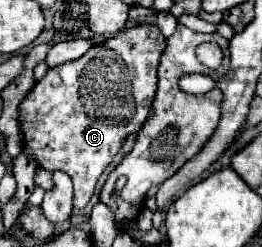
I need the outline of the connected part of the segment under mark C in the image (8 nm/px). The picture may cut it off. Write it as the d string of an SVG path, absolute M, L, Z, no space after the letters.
M140 23L132 29L120 31L116 37L94 45L82 55L78 61L70 61L48 69L46 75L32 87L28 97L20 105L20 127L24 133L24 141L28 151L36 157L38 165L46 171L66 171L74 181L74 207L84 209L90 195L94 193L96 181L106 169L106 165L120 151L124 139L130 133L138 133L148 119L150 105L154 101L158 79L156 69L160 63L160 55L166 47L166 39L162 37L156 25Z

